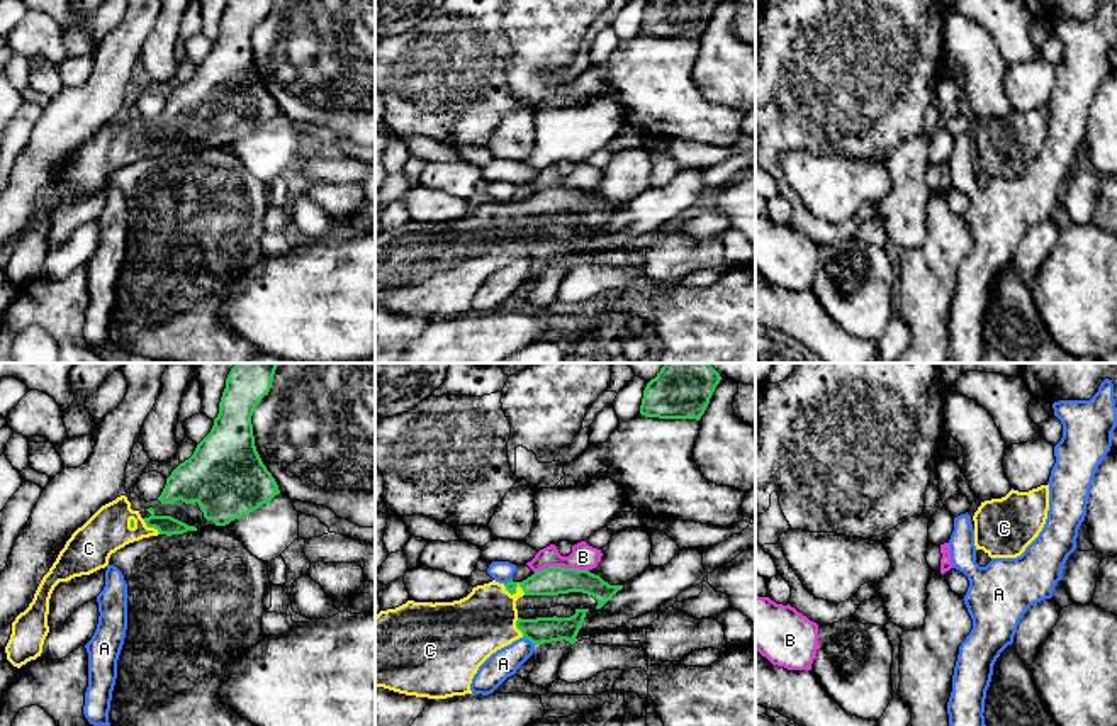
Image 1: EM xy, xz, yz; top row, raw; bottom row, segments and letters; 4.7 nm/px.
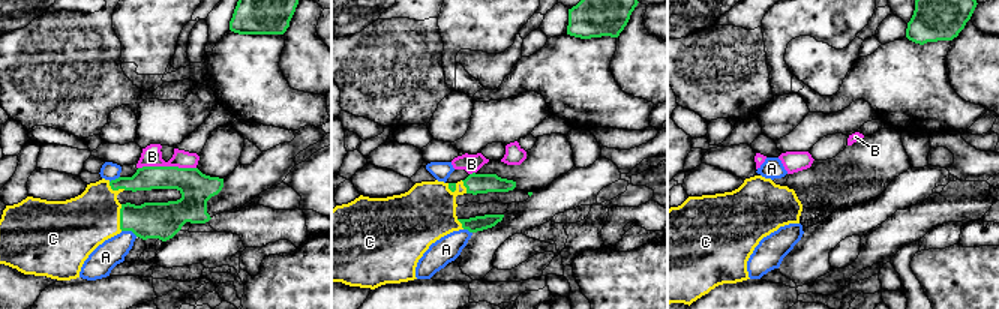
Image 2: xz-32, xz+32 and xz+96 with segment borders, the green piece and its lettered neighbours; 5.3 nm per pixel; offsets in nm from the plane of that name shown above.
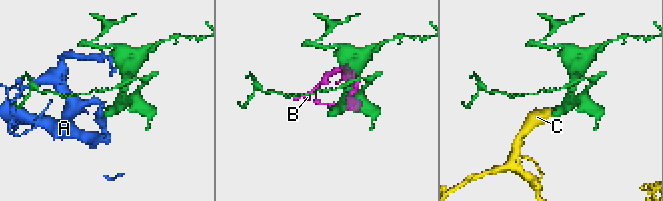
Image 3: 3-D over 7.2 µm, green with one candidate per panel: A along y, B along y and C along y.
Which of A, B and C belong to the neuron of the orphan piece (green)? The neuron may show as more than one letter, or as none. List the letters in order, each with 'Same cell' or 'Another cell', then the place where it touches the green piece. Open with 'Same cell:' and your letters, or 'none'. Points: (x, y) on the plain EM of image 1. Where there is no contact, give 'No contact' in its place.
Same cell: C
A: Another cell. Touches green at xz (528, 258)
B: Another cell. Touches green at xz (561, 187)
C: Same cell. Touches green at xz (515, 211)

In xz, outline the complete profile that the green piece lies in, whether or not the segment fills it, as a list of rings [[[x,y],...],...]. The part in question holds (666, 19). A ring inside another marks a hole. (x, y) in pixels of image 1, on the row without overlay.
[[[650,0],[640,34],[659,39],[696,39],[704,34],[720,0]]]

